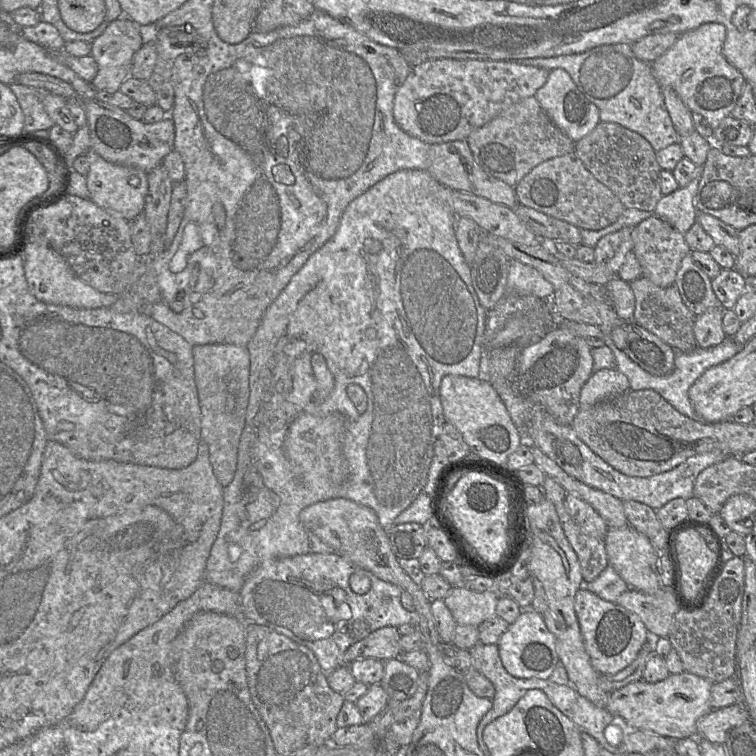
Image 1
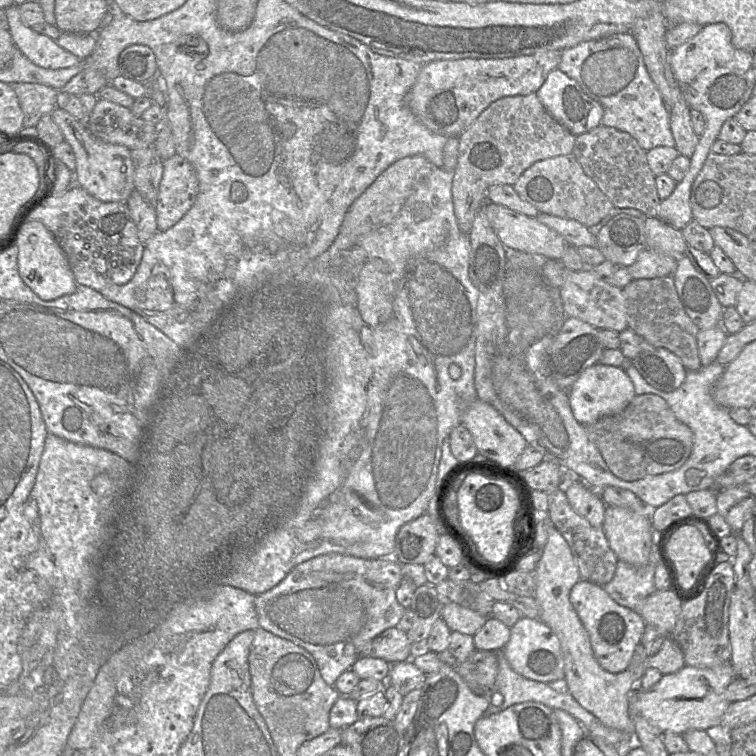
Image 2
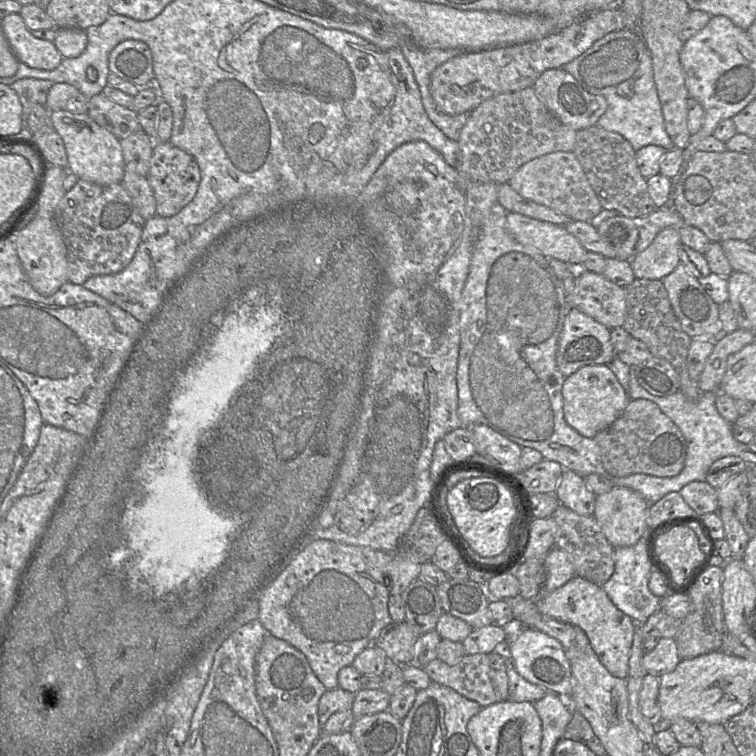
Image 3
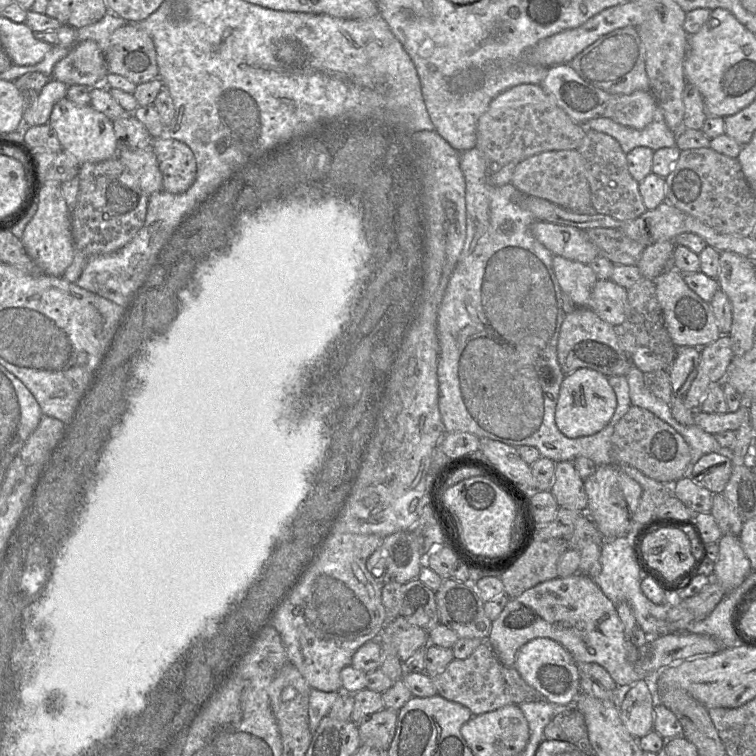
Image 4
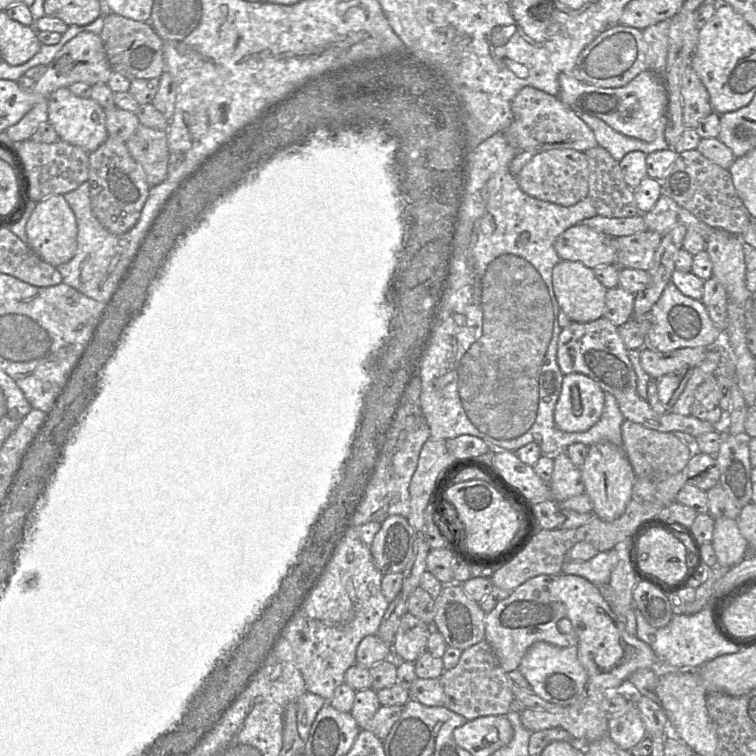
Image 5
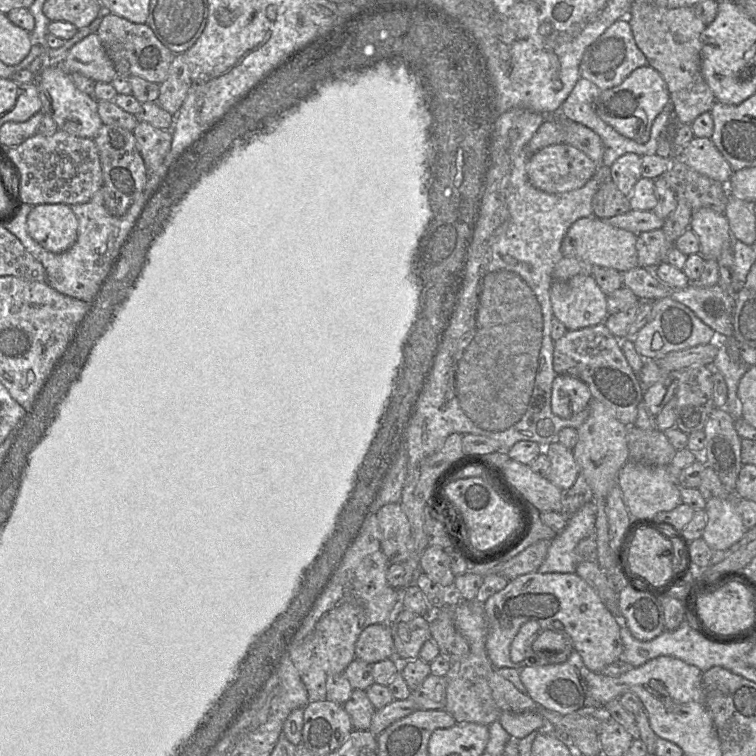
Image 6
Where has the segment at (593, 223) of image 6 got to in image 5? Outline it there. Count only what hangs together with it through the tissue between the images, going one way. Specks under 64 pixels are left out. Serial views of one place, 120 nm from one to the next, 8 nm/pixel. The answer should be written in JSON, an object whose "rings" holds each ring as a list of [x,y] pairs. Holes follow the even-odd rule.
{"rings":[[[578,224],[565,230],[555,241],[555,250],[563,261],[581,262],[588,268],[594,269],[602,265],[615,265],[616,251],[611,245],[612,237],[597,232],[586,225]]]}

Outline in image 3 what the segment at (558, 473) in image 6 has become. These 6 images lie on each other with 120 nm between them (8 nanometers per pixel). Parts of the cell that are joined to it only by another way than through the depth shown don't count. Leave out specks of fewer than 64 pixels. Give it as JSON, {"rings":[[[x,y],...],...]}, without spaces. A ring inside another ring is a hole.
{"rings":[[[564,469],[554,495],[561,505],[575,513],[593,516],[596,495],[578,473]]]}

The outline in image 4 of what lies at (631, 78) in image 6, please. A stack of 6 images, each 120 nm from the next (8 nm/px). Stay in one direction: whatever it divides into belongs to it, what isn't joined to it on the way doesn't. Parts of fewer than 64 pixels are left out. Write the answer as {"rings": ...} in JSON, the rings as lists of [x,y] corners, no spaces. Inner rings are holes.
{"rings":[[[568,63],[549,67],[541,86],[572,120],[583,125],[593,118],[607,117],[621,125],[641,130],[652,121],[658,107],[650,91],[635,91],[628,95],[605,92],[587,83]]]}

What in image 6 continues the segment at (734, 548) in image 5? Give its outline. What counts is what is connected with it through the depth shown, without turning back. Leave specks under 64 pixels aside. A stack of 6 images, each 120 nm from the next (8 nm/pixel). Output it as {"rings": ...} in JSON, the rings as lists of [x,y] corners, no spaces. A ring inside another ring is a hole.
{"rings":[[[733,495],[733,497],[730,498],[712,498],[706,501],[706,526],[702,538],[714,552],[728,550],[740,541],[747,531],[737,508],[737,499],[743,498],[737,498]]]}

